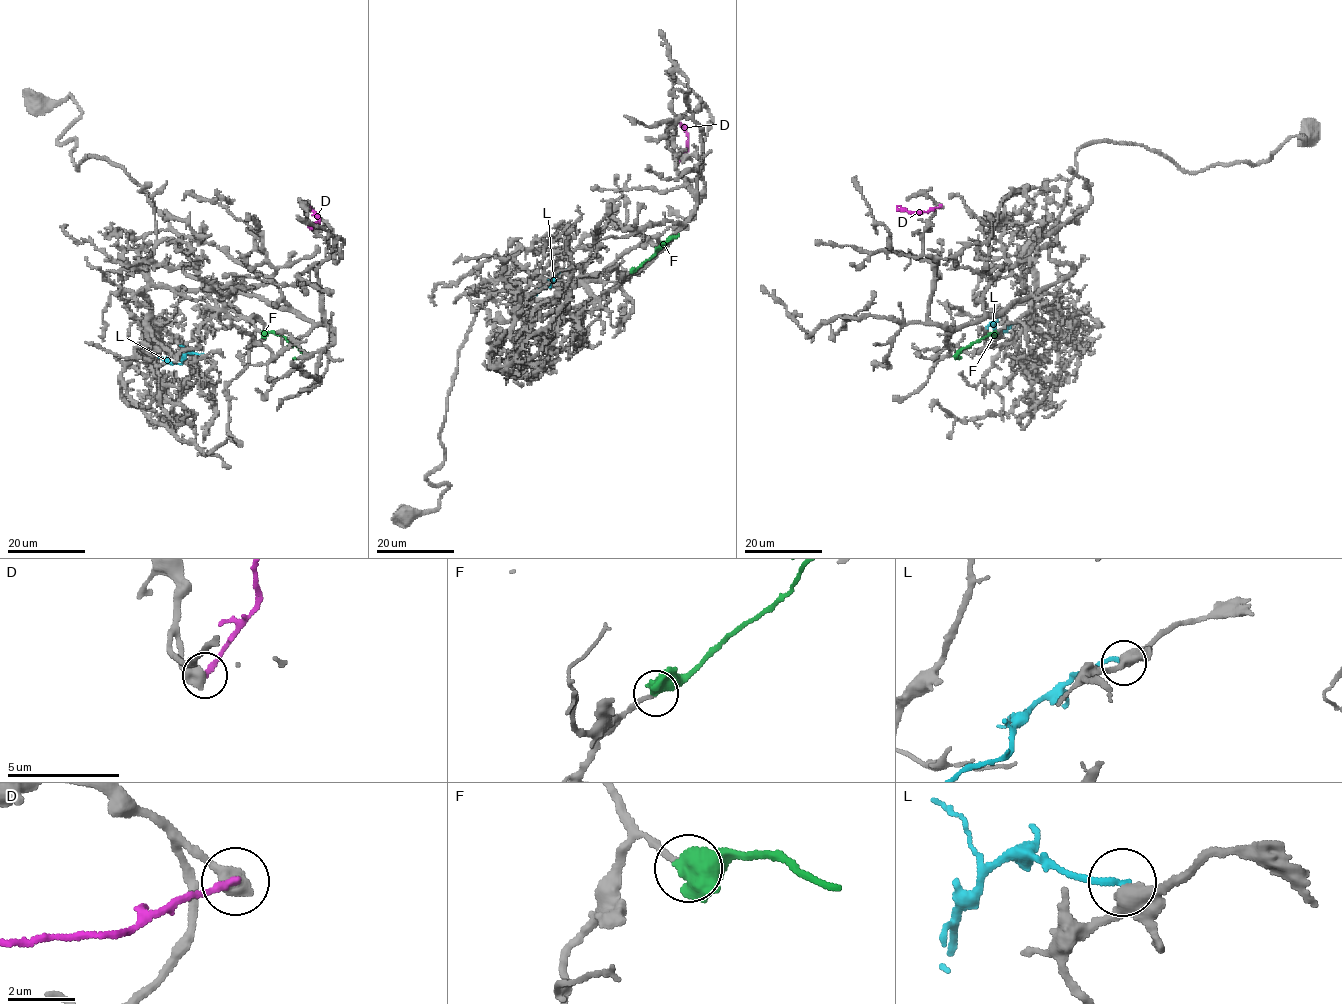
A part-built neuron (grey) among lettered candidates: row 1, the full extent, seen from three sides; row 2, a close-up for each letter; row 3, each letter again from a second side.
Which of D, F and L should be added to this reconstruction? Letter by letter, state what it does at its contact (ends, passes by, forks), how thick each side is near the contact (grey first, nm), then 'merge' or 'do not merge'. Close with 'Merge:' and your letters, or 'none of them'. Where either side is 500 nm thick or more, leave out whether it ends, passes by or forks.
D: calibres 550 and 200 nm; do not merge
F: calibres 160 and 700 nm; merge
L: it ends; calibres 420 and 200 nm; do not merge
Merge: F

